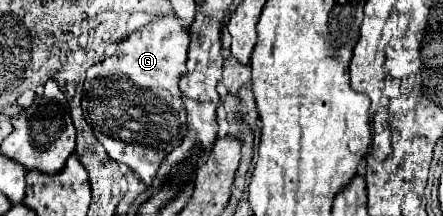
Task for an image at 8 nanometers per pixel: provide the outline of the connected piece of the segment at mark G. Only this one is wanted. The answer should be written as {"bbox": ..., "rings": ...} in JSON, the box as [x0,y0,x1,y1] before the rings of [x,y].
{"bbox":[84,18,190,186],"rings":[[[158,18],[156,22],[144,26],[120,42],[118,50],[110,58],[94,64],[88,70],[88,78],[84,82],[84,118],[94,130],[94,136],[112,160],[130,166],[146,186],[152,184],[164,158],[186,136],[186,110],[182,108],[178,80],[186,74],[188,44],[190,36],[182,28],[180,18]]]}

